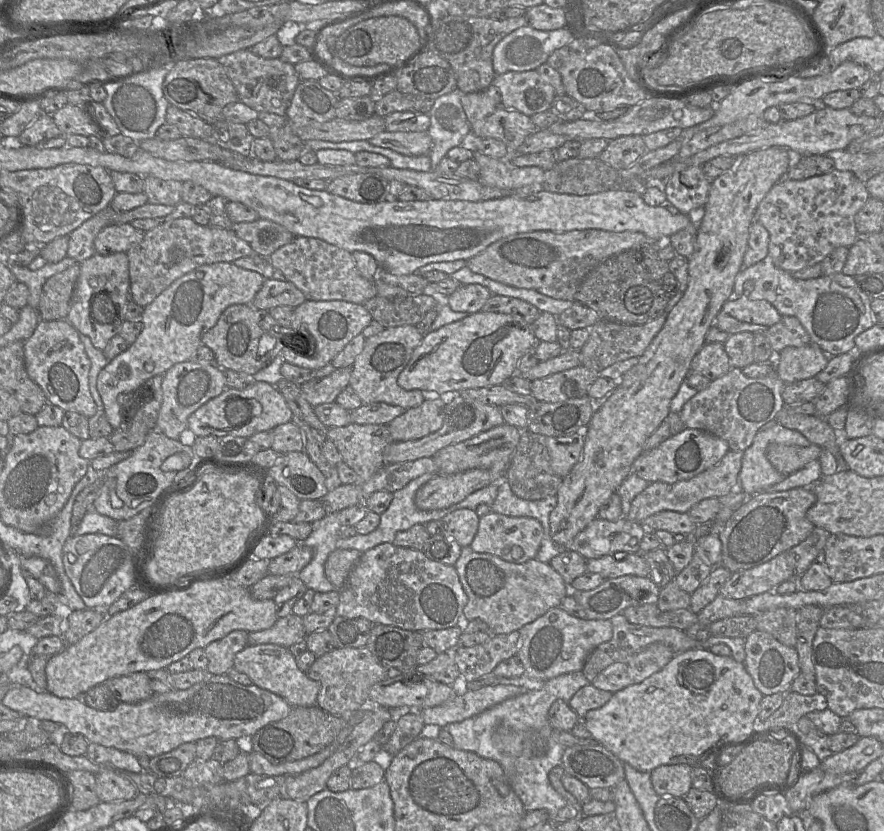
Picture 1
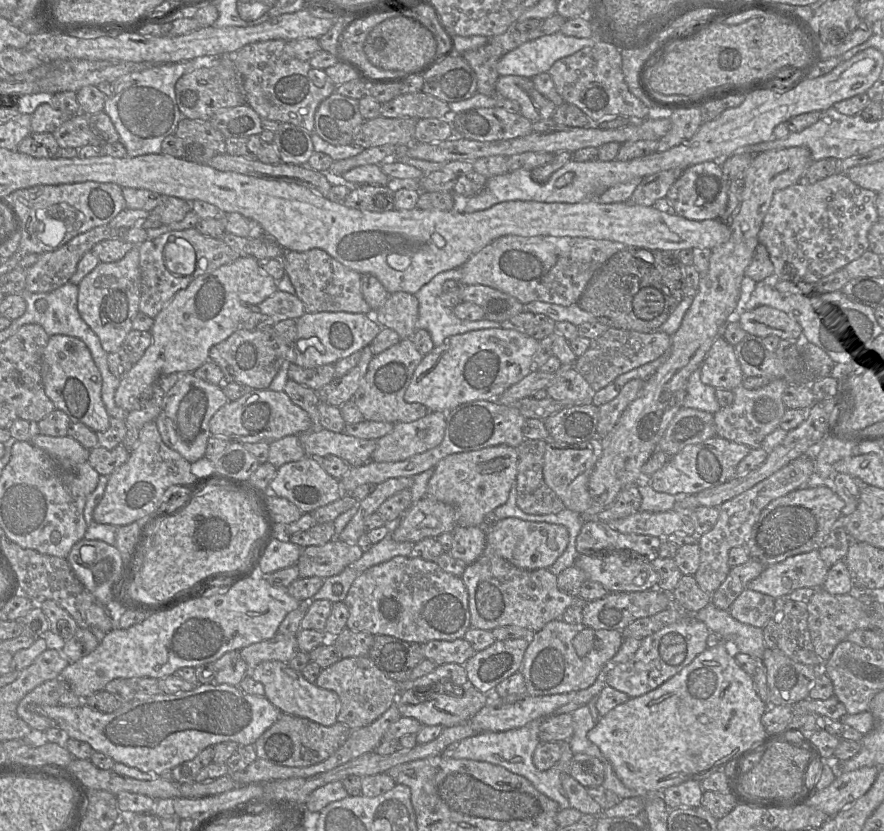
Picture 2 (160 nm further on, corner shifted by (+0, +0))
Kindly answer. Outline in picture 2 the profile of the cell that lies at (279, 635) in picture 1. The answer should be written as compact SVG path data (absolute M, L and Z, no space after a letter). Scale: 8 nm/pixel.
M276 635L268 640L251 644L240 650L242 659L249 669L264 661L288 663L298 651L297 635Z

